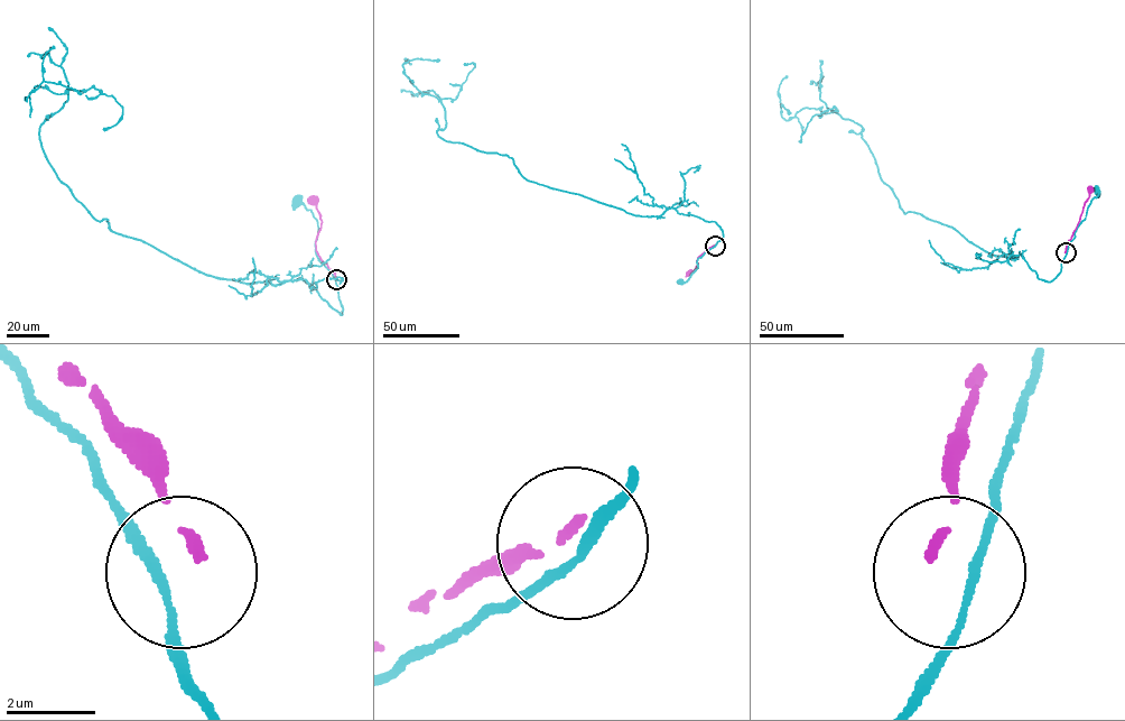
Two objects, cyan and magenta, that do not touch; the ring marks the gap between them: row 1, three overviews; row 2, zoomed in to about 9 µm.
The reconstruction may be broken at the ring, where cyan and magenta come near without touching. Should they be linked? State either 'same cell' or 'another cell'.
another cell

